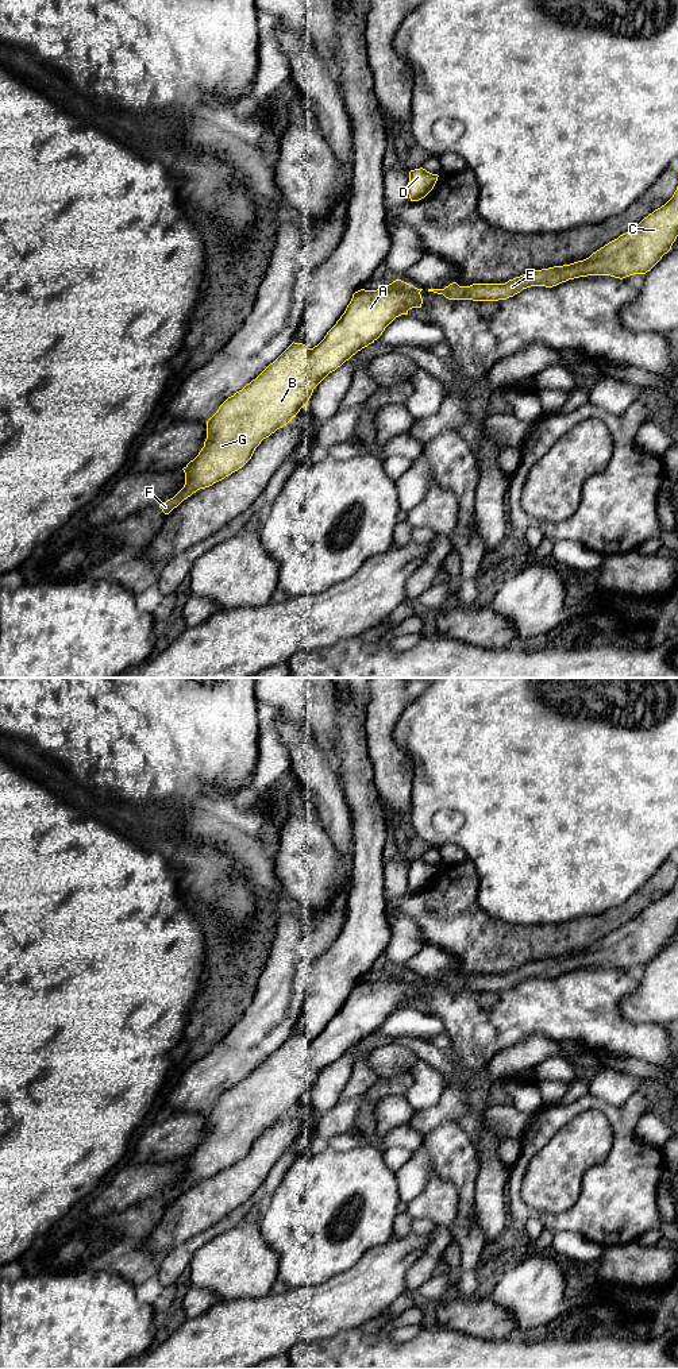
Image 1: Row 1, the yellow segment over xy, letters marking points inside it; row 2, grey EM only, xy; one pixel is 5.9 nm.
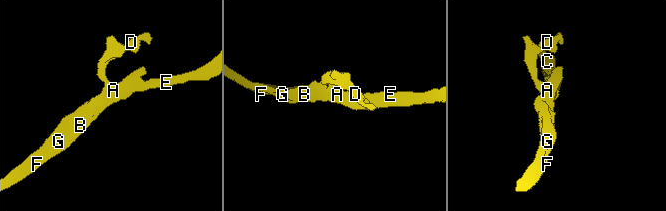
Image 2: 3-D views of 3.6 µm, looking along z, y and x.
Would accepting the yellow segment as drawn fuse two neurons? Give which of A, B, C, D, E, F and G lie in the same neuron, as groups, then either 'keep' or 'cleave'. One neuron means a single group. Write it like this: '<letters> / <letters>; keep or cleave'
A B C D E F G; keep

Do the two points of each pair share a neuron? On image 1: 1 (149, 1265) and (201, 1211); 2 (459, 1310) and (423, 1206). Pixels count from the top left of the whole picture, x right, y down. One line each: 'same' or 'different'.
1: different
2: different

